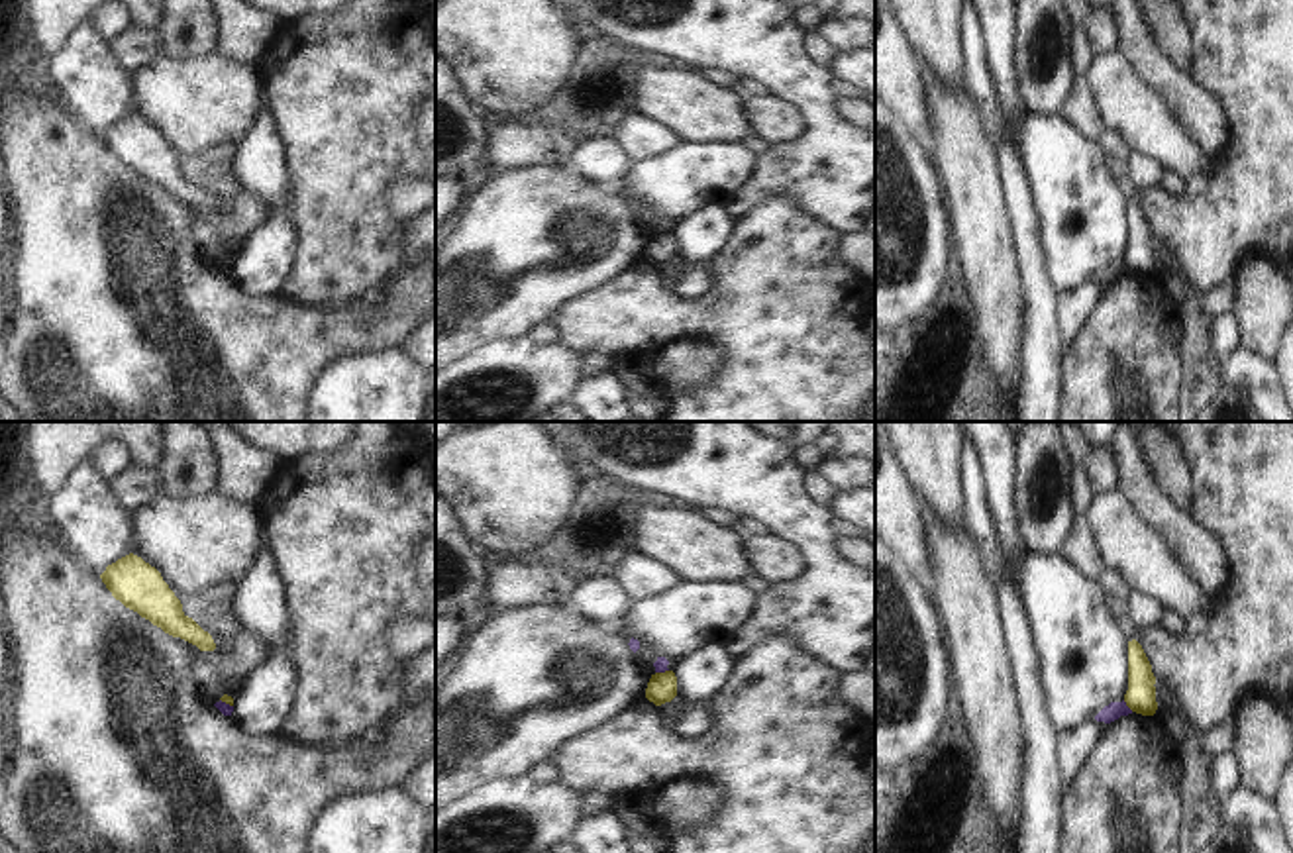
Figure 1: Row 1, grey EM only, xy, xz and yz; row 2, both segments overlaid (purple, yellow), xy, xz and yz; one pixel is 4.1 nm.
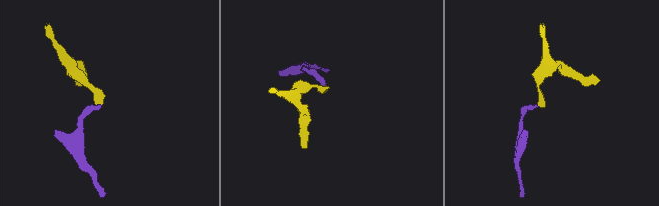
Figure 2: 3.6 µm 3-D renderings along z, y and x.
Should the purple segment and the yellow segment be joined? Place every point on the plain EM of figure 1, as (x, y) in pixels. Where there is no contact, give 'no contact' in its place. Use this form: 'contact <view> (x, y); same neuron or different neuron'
contact yz (1127, 267); different neuron

